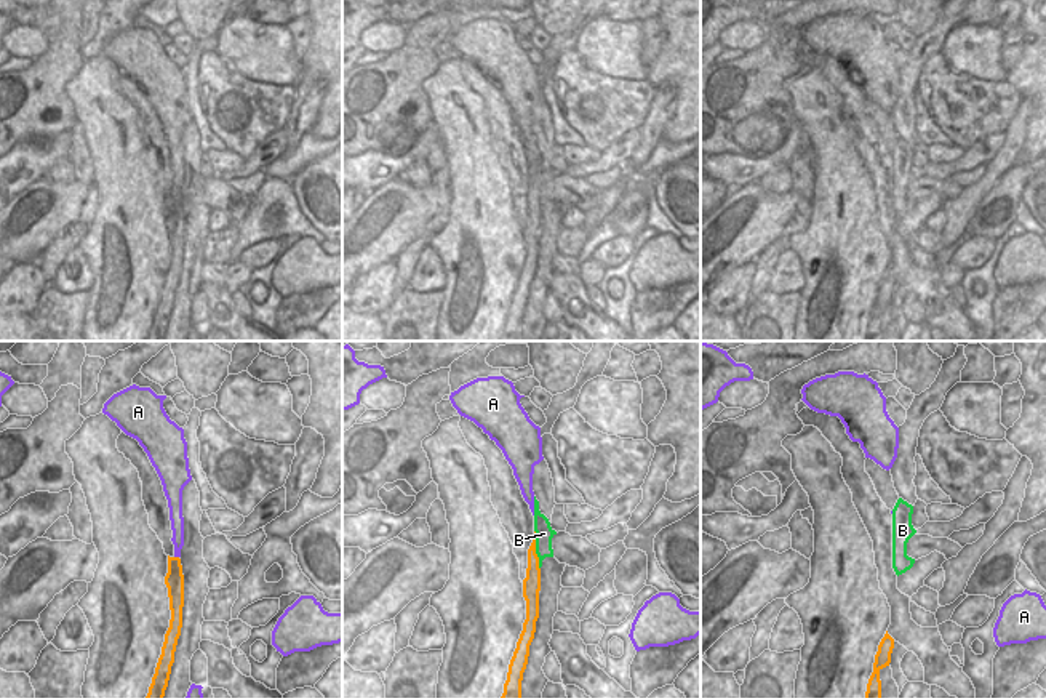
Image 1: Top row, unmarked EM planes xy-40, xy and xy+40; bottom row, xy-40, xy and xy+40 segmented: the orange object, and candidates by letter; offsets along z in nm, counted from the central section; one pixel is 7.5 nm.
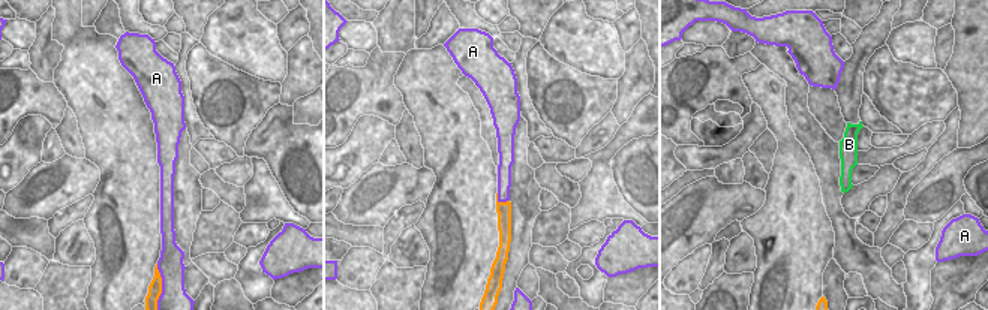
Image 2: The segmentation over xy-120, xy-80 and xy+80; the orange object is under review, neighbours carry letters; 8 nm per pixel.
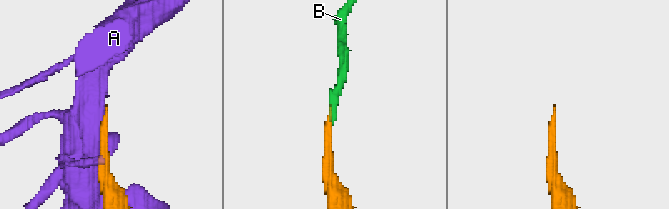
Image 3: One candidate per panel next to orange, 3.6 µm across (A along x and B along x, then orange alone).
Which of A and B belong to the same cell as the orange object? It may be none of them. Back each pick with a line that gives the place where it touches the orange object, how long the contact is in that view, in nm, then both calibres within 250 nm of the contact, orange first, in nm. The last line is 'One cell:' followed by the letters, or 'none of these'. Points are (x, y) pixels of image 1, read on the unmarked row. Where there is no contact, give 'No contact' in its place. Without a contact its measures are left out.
B: Touches orange at xy (534, 191). Shared border 300 nm. Thickness 120 nm (orange) against 140 nm
One cell: B

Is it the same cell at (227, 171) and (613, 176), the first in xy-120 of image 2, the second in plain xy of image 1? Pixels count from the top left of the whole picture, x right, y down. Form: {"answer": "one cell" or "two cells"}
{"answer": "one cell"}

